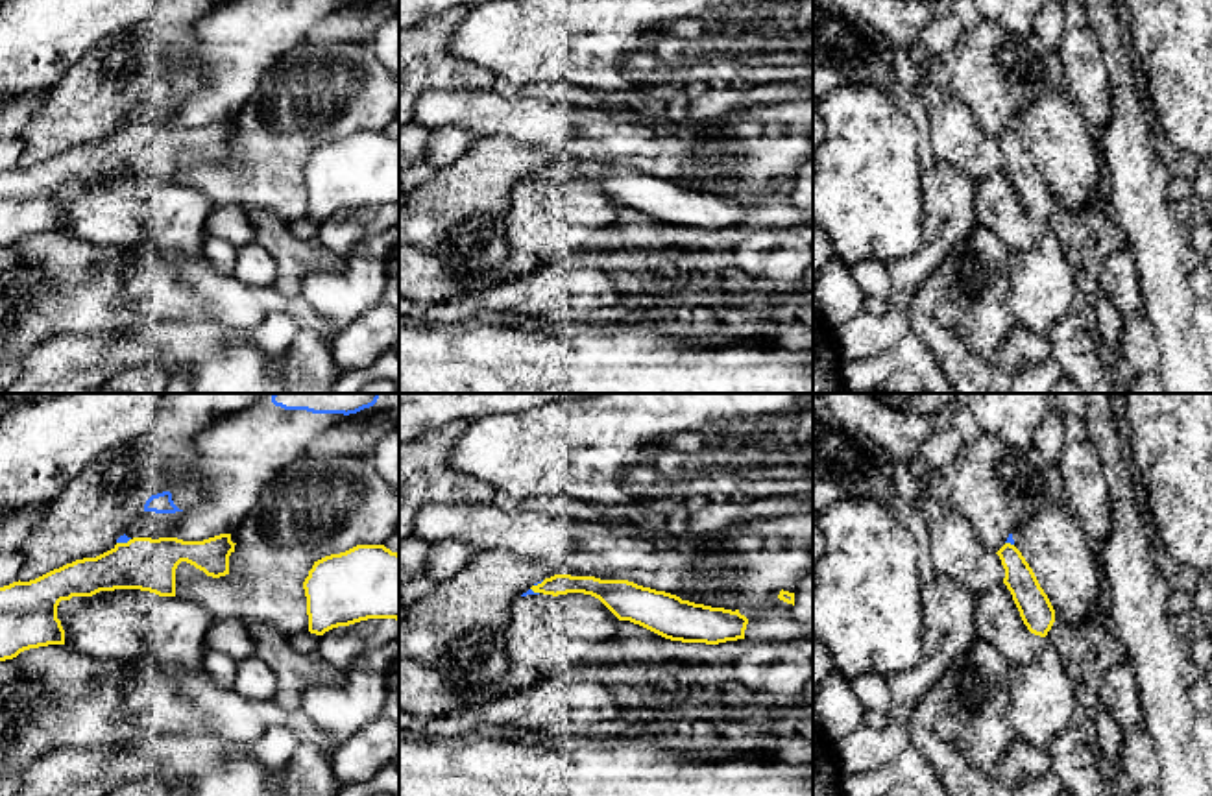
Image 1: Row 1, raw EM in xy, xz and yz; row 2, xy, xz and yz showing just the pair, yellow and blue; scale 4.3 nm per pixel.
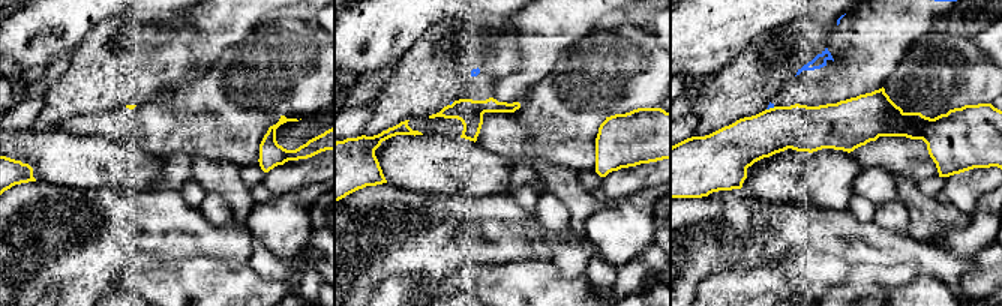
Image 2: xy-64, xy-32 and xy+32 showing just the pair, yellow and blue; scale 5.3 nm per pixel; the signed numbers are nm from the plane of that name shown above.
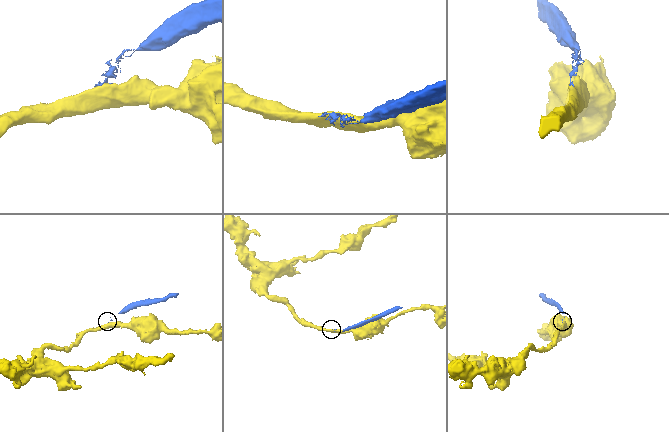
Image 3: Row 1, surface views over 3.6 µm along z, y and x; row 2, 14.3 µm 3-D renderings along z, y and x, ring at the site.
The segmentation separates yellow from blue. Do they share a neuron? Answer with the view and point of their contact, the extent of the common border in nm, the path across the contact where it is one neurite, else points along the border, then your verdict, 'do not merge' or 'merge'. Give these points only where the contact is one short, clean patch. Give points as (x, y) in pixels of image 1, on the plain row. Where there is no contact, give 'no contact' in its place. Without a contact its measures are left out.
xy (122, 130) | 70 nm | along xy (130, 124), (117, 130) | do not merge

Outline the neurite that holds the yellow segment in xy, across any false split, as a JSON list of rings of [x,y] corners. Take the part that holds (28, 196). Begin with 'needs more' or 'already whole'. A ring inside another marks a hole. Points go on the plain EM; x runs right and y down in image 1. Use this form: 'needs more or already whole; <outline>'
already whole; [[[231,120],[203,127],[133,124],[96,144],[76,146],[35,166],[4,172],[0,174],[0,247],[30,235],[65,231],[65,216],[57,205],[61,187],[115,175],[176,183],[176,155],[181,148],[220,164],[229,161],[235,131]]]

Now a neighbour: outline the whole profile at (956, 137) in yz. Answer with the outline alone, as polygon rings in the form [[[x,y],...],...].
[[[924,78],[916,83],[915,94],[931,122],[931,148],[939,159],[976,181],[1003,168],[1000,142],[977,127],[966,105]]]

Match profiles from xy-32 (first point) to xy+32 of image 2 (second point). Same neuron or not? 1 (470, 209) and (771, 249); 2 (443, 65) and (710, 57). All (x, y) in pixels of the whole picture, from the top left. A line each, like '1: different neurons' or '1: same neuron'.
1: different neurons
2: different neurons

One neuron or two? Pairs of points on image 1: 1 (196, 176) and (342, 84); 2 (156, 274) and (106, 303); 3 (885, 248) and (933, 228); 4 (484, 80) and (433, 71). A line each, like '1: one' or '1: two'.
1: one
2: two
3: two
4: one

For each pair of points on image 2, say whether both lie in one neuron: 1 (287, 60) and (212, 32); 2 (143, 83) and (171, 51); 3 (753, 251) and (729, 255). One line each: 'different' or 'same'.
1: different
2: same
3: different

